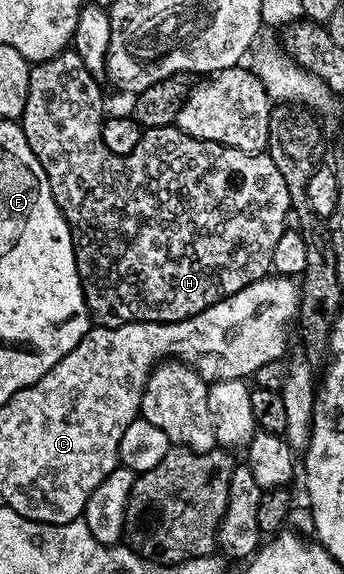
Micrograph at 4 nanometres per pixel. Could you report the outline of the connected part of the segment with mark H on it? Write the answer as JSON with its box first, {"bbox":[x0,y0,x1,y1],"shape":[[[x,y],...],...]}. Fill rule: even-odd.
{"bbox":[21,49,292,327],"shape":[[[74,49],[62,51],[59,55],[37,63],[31,67],[29,89],[25,109],[21,116],[21,126],[25,133],[25,141],[29,141],[29,149],[41,161],[41,169],[49,177],[49,185],[53,197],[57,201],[60,213],[71,227],[71,240],[75,246],[75,268],[79,274],[79,283],[83,287],[83,300],[87,302],[90,318],[100,327],[120,327],[126,323],[176,323],[182,319],[201,313],[206,307],[217,301],[245,289],[259,279],[268,278],[272,270],[273,249],[277,249],[277,237],[288,226],[287,211],[292,210],[289,189],[285,185],[285,177],[281,177],[281,169],[273,165],[270,154],[252,153],[226,147],[213,141],[194,139],[186,135],[178,126],[172,125],[162,130],[144,130],[137,149],[128,155],[114,155],[105,149],[103,140],[103,95],[95,84],[96,76],[85,69],[85,61]]]}

